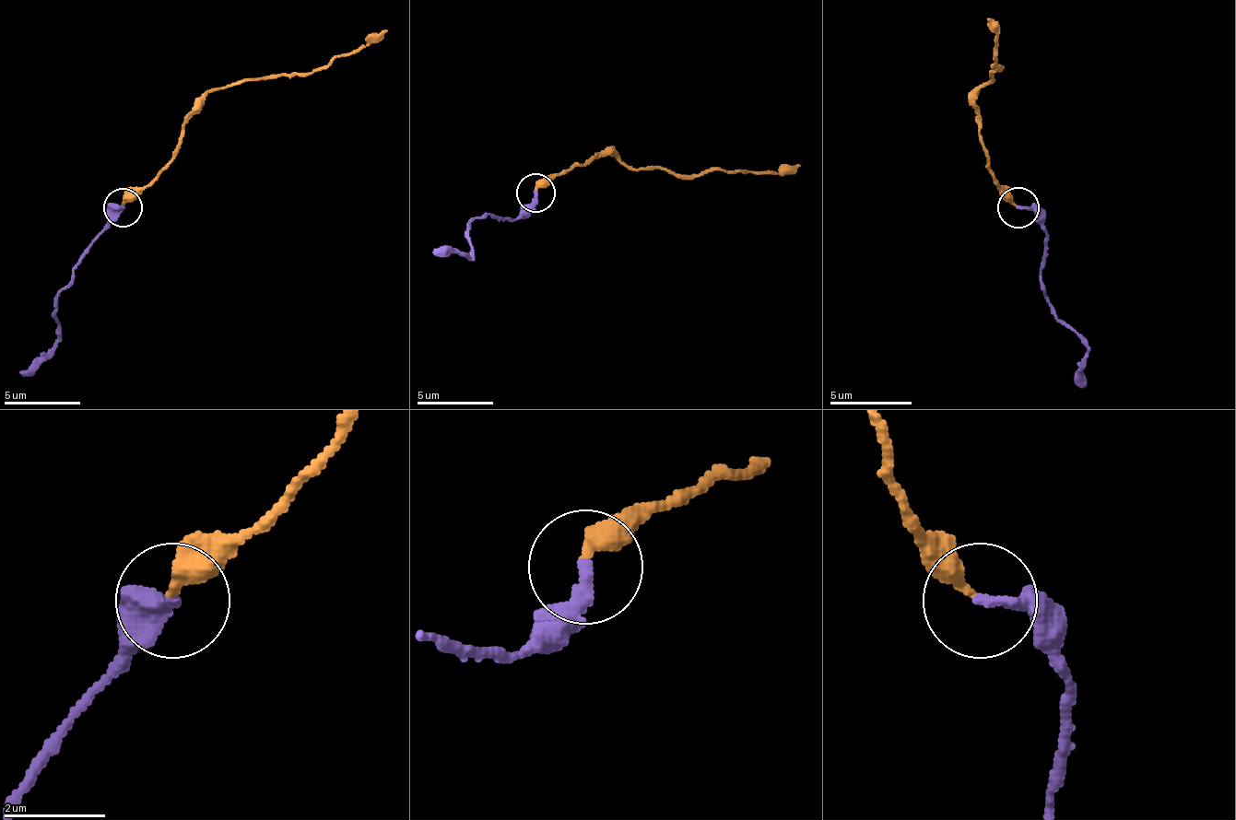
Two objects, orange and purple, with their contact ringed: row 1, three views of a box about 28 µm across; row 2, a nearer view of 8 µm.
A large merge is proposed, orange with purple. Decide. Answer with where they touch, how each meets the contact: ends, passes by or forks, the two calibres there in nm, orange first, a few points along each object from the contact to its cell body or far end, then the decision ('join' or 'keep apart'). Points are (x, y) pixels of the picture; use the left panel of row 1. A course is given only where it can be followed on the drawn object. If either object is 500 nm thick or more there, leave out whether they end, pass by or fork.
at (123, 207); orange ends there; purple ends there; 360 nm thick on the orange side, 240 nm on the other; orange runs (122, 206), (171, 156), (183, 118), (198, 102), (221, 87), (313, 72), (359, 52), (386, 29); purple runs (122, 206), (122, 210), (72, 271), (72, 283), (56, 298), (56, 340), (17, 371); join

